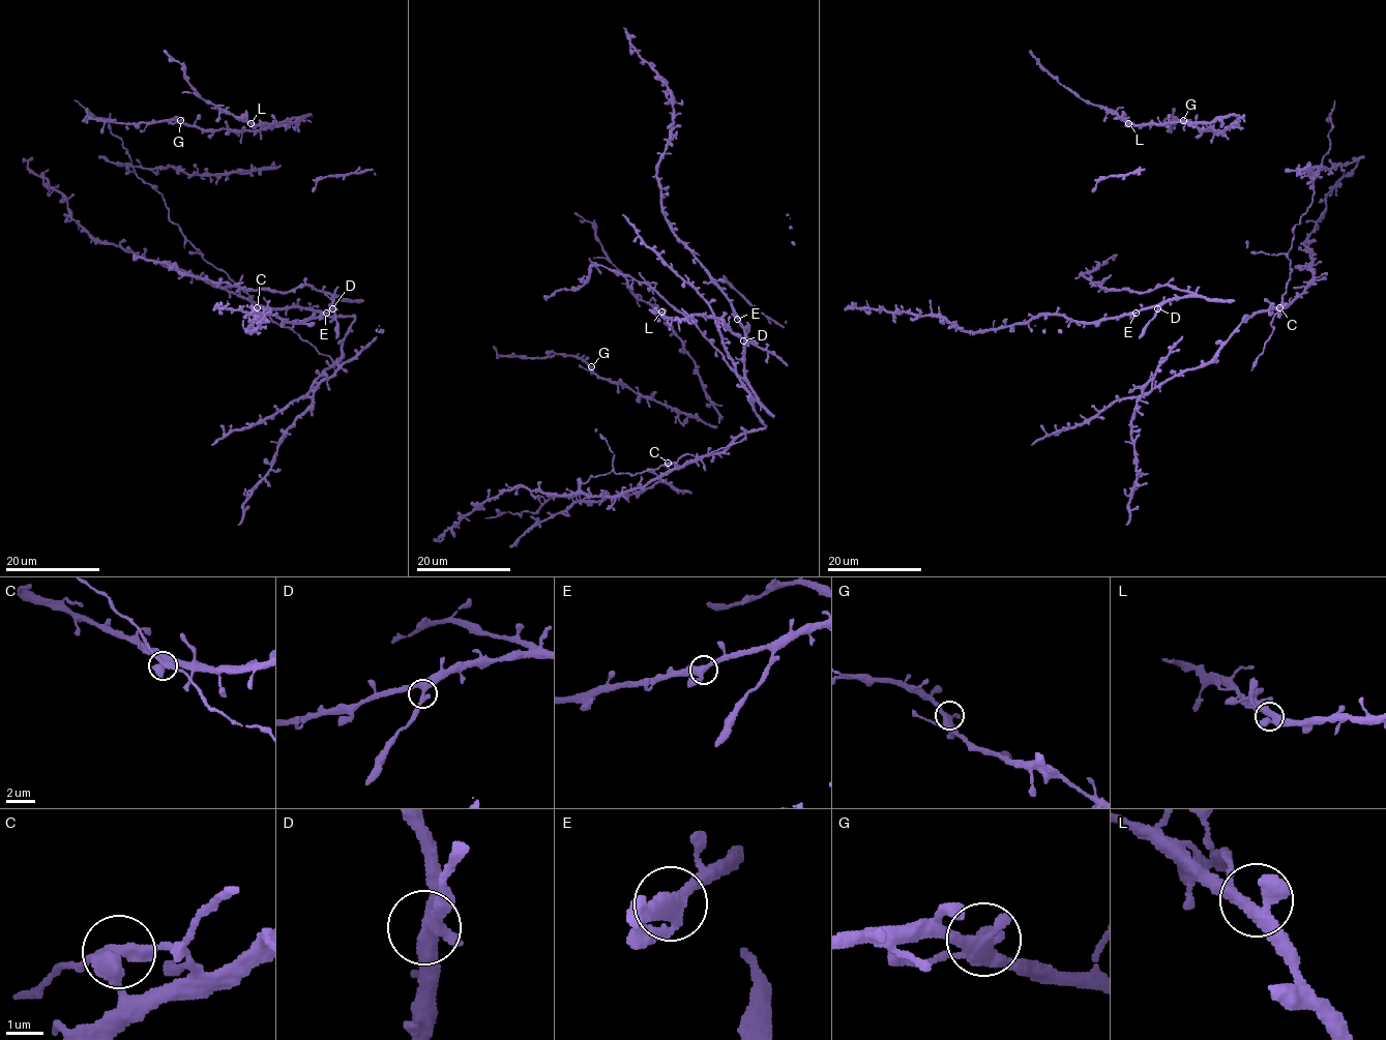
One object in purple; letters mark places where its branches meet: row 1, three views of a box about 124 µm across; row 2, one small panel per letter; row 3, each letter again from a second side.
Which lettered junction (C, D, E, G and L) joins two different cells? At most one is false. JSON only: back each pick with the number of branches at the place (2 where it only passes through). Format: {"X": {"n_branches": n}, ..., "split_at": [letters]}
{"split_at": []}

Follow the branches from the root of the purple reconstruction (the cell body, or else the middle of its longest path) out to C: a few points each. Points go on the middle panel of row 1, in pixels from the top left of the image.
C: (602, 474), (611, 471), (636, 474), (669, 463)

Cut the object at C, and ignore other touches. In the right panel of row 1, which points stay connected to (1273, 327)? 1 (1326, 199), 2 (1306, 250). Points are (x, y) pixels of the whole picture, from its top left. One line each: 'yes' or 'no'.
1: no
2: no

